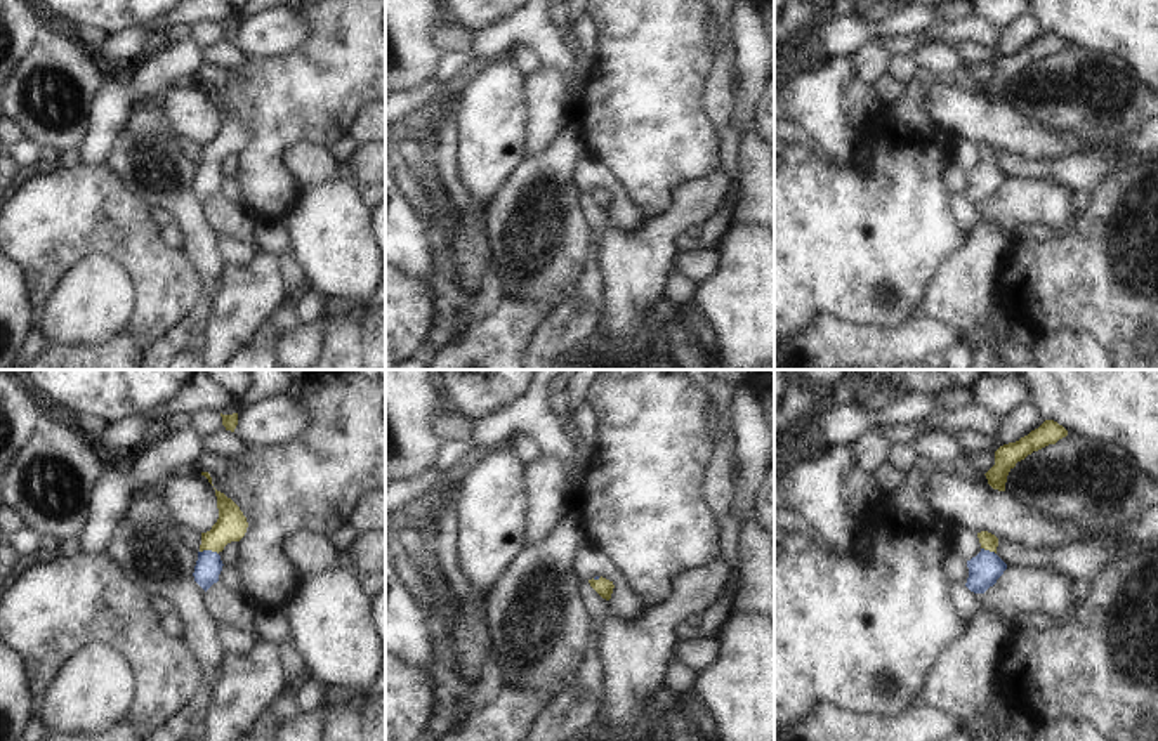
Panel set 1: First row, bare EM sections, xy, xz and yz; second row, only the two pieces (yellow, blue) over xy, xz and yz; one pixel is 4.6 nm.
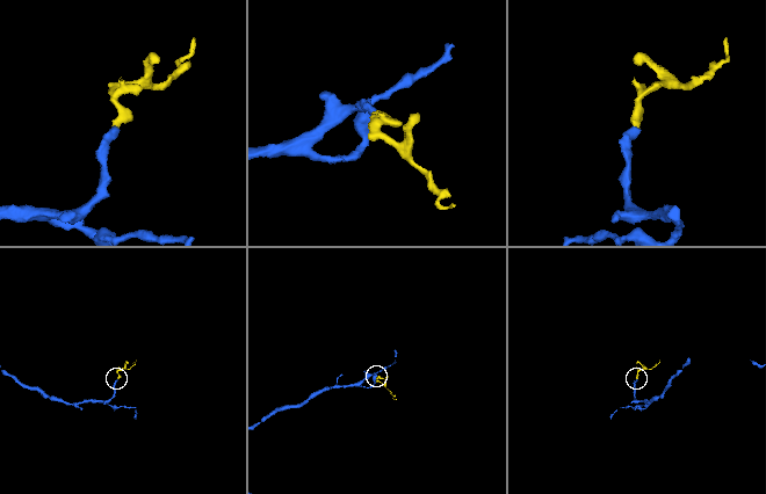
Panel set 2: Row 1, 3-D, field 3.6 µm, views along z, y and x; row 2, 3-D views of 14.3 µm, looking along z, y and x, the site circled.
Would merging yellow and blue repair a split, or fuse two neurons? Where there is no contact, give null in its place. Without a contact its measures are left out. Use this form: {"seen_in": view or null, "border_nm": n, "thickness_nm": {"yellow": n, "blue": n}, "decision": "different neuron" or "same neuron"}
{"seen_in": "xy", "border_nm": 90, "thickness_nm": {"yellow": 140, "blue": 120}, "decision": "same neuron"}

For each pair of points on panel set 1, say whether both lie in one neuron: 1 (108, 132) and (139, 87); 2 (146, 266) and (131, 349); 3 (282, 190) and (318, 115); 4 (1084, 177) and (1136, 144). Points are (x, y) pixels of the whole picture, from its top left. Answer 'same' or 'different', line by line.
1: same
2: different
3: same
4: different

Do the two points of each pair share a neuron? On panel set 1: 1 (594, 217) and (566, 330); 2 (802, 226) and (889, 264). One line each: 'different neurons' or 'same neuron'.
1: same neuron
2: same neuron

